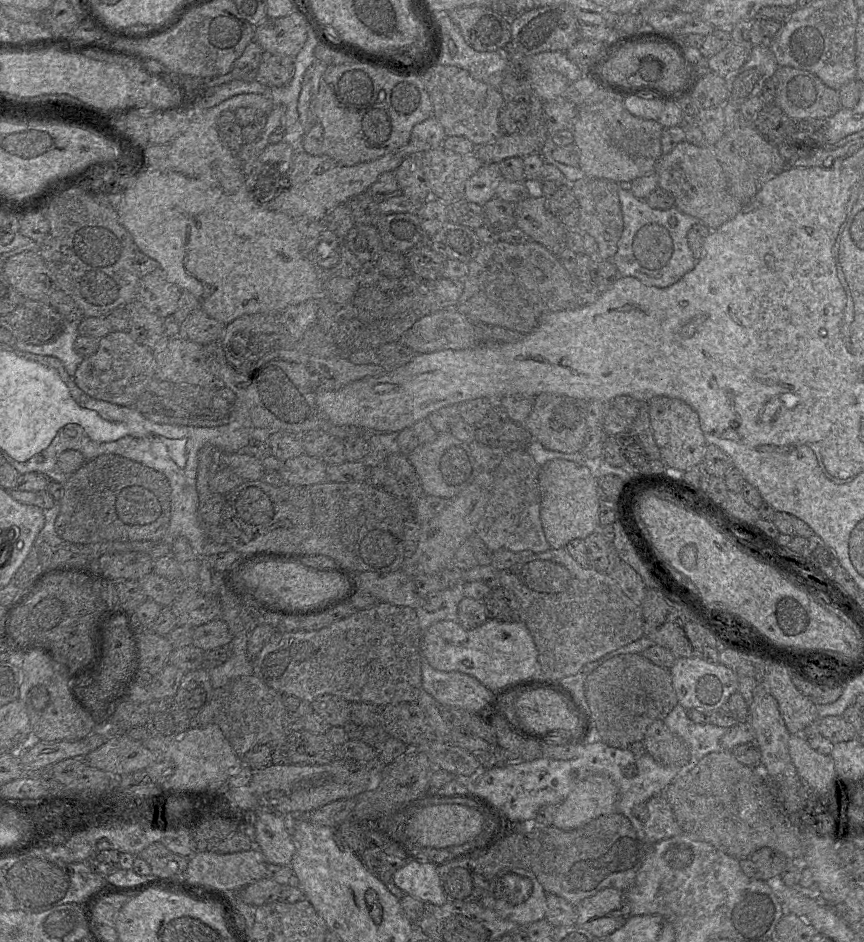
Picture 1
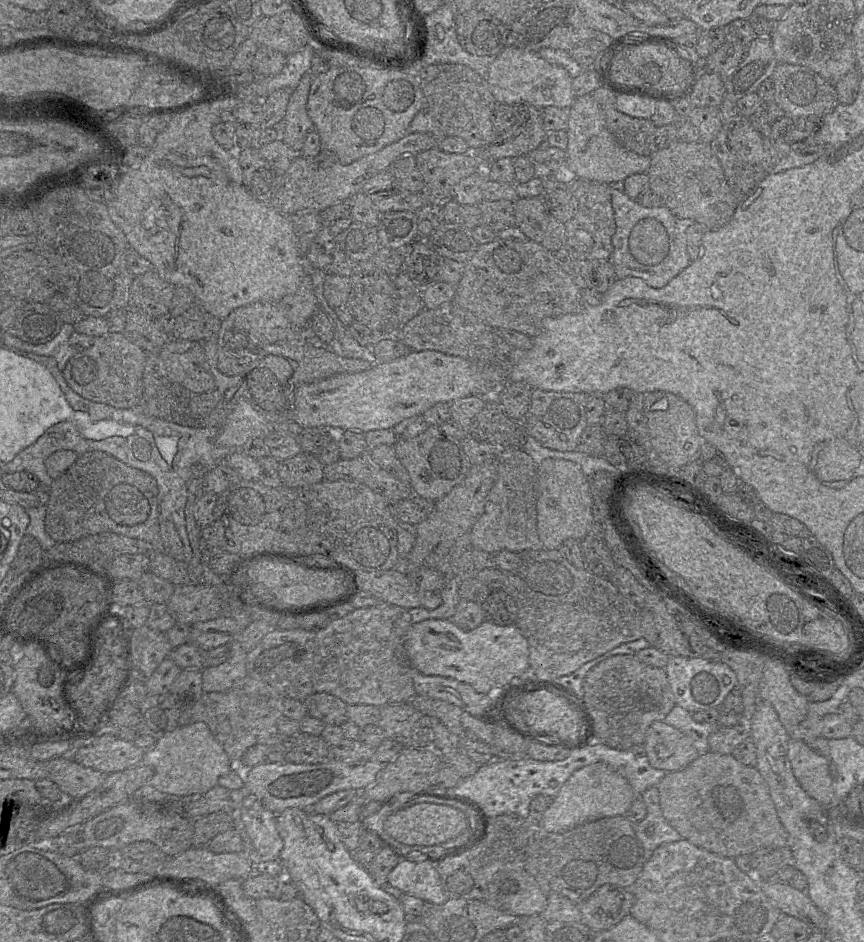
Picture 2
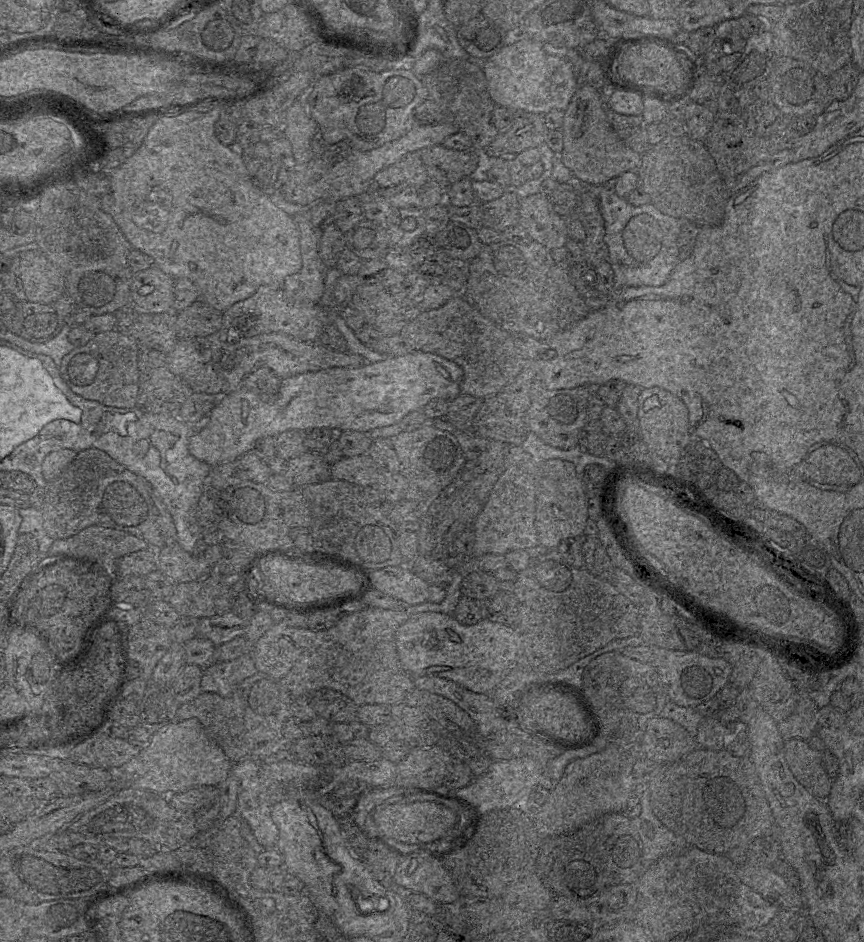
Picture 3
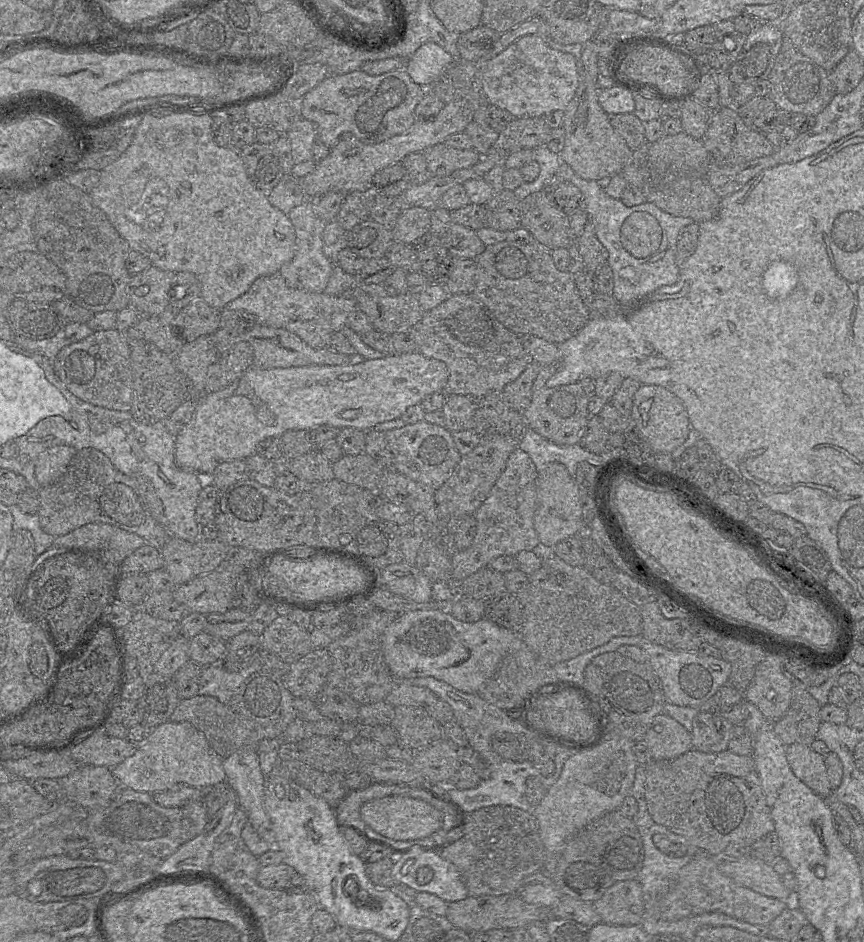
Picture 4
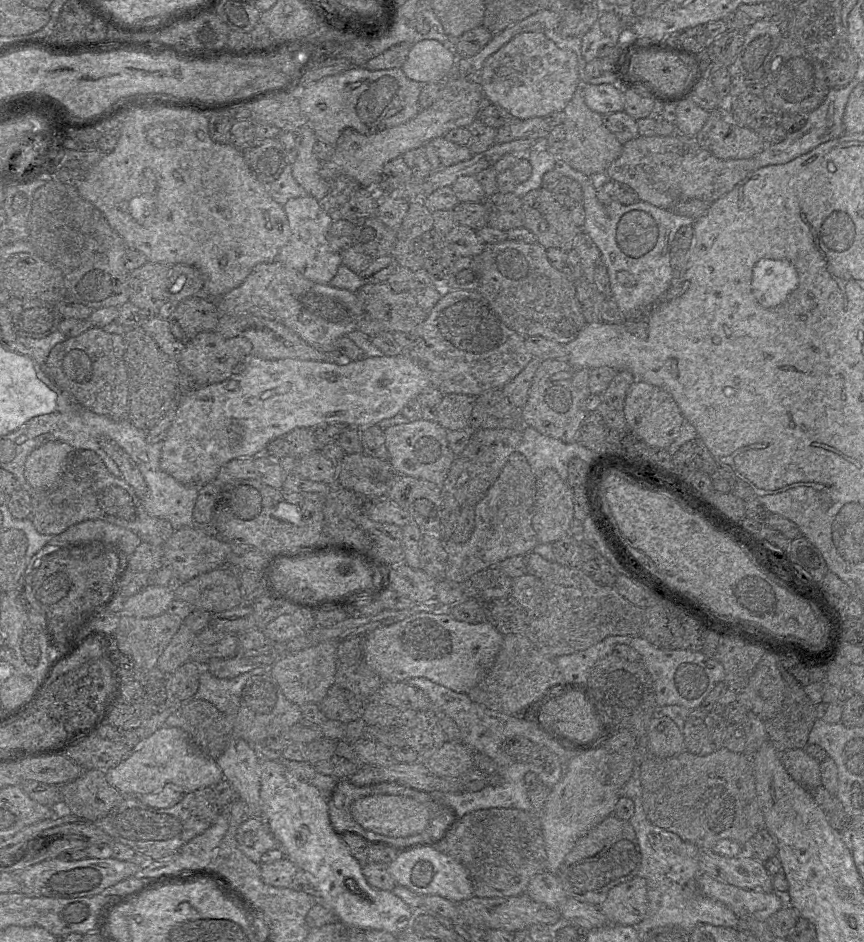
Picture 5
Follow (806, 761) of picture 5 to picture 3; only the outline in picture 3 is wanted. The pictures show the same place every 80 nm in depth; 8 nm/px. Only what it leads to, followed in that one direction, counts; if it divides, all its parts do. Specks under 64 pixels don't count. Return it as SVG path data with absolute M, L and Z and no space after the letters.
M791 739L784 743L784 757L796 780L814 797L826 801L832 780L824 767L823 753L813 750L807 741Z

